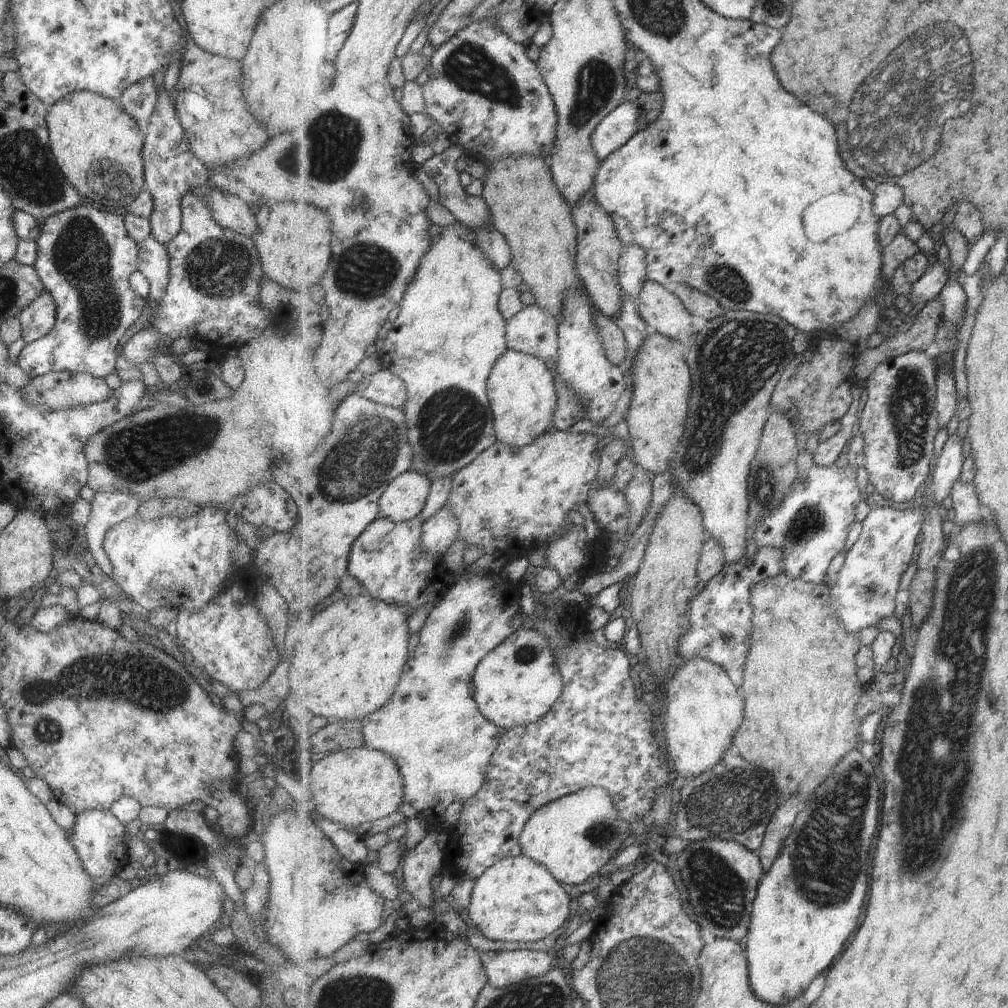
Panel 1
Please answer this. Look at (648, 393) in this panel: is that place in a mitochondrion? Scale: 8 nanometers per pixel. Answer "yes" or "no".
no

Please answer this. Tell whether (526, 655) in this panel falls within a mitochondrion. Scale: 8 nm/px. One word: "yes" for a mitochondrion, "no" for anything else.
yes

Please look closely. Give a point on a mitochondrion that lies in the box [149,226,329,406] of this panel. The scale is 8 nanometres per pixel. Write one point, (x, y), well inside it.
(214, 269)

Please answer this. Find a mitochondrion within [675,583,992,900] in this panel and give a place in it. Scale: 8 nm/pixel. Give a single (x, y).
(733, 801)

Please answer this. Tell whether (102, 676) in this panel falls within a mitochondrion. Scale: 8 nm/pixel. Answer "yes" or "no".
yes

